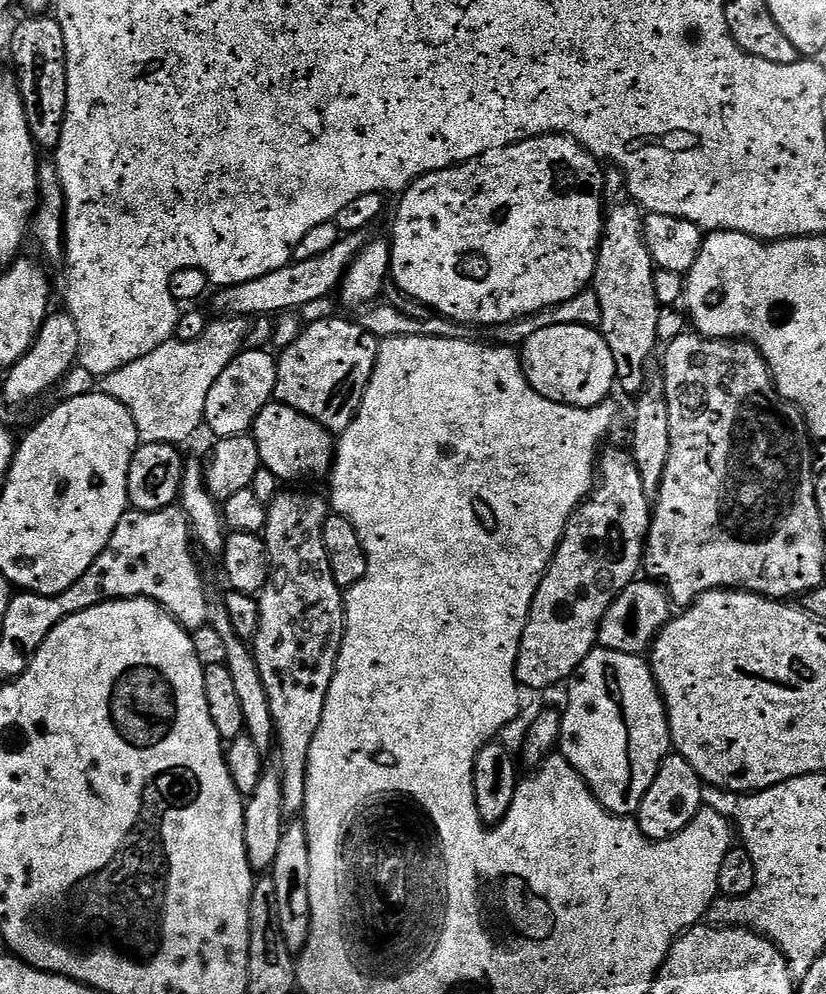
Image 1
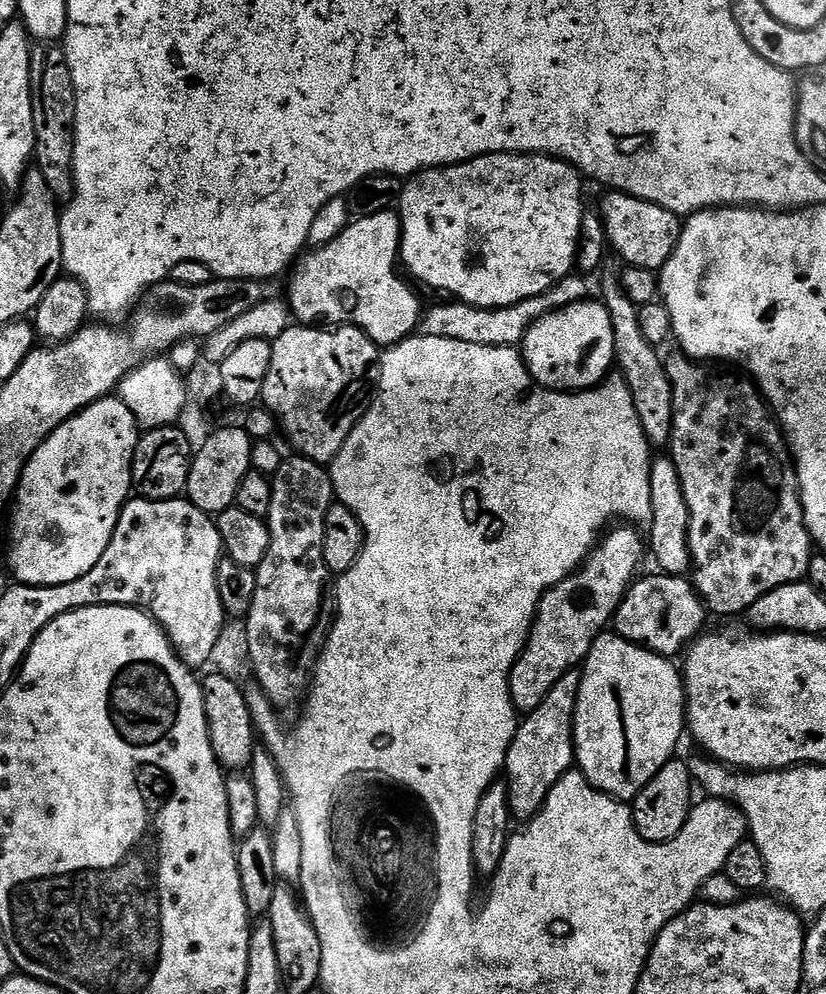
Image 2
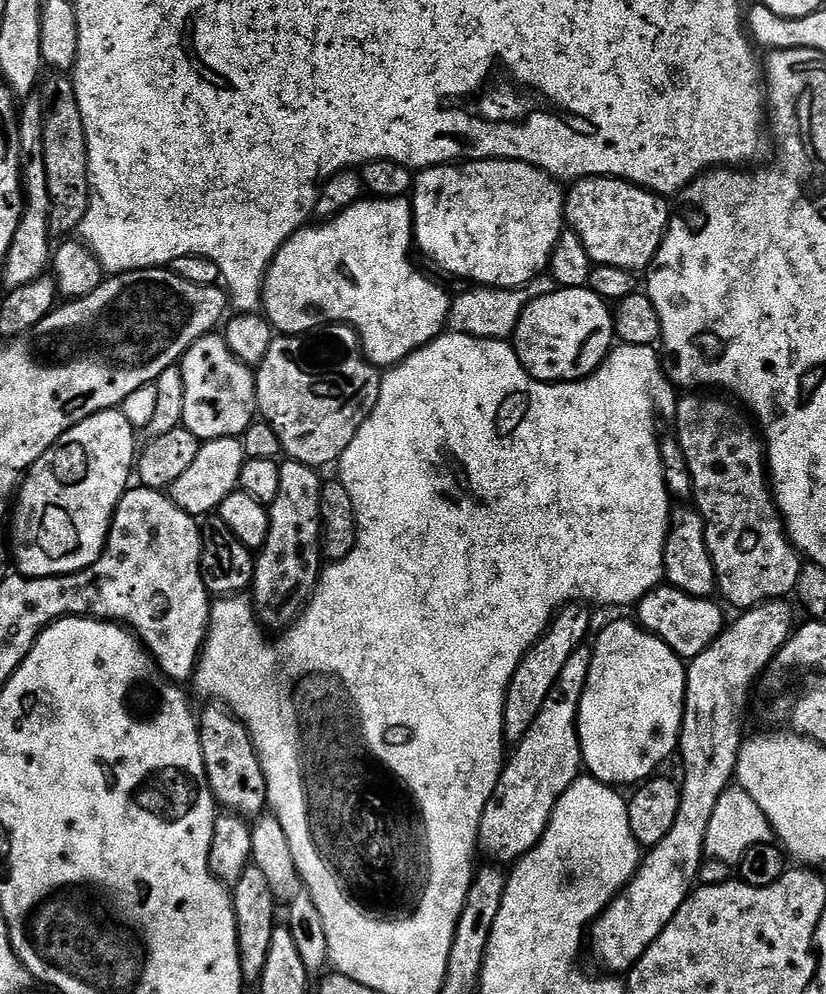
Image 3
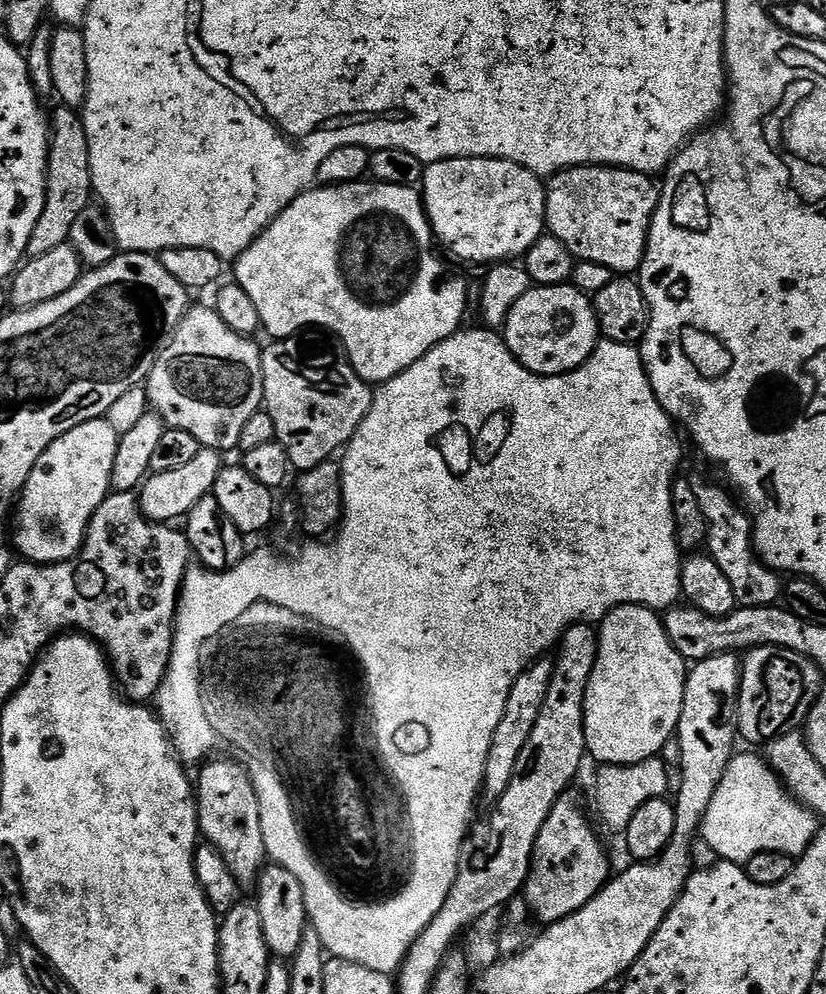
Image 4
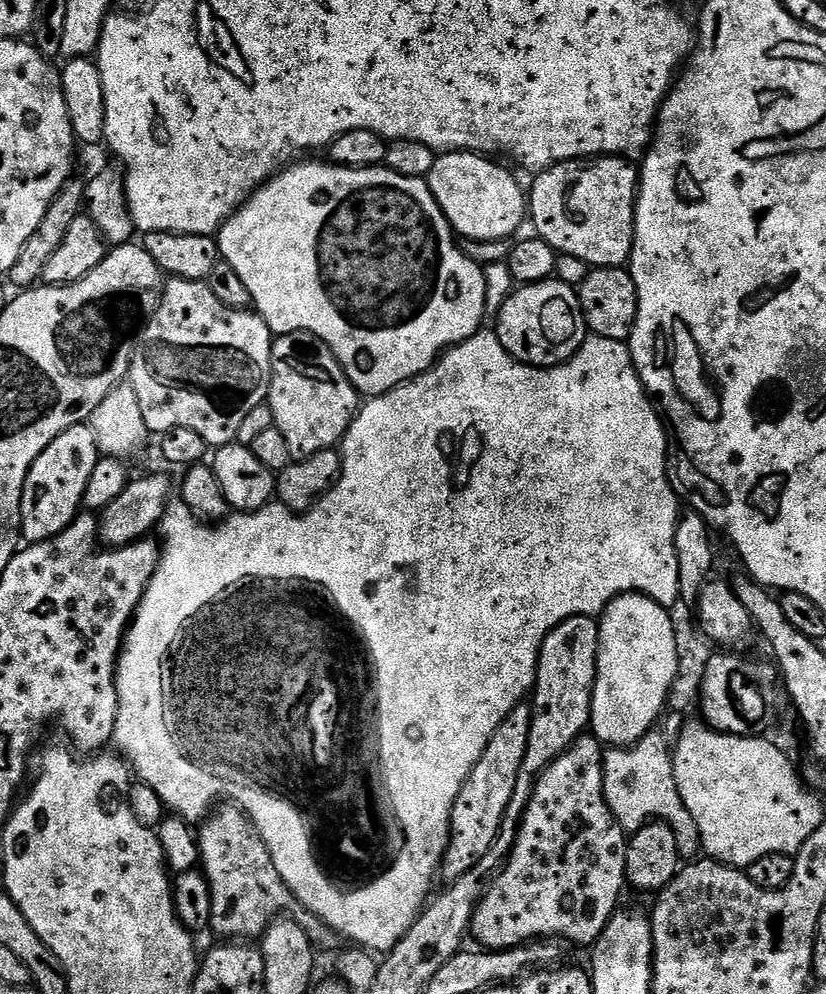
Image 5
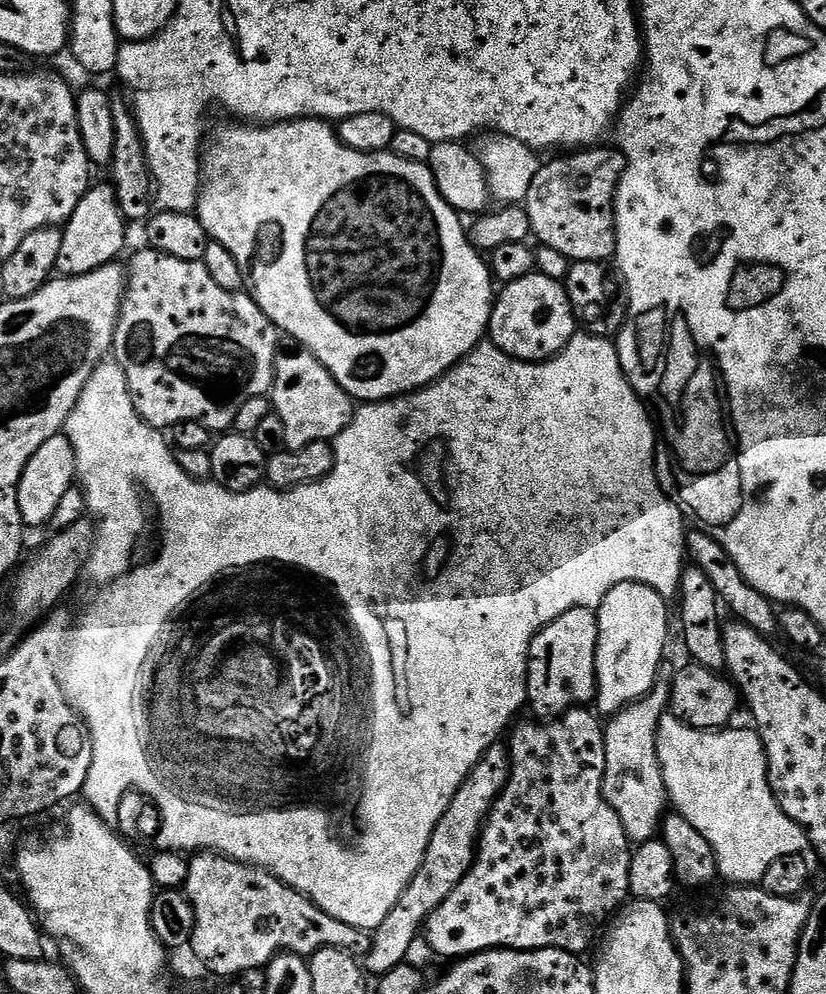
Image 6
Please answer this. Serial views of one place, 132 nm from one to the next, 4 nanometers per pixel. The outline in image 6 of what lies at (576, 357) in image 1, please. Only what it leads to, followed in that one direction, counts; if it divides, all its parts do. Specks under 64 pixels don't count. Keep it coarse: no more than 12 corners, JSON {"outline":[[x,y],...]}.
{"outline":[[533,274],[499,289],[487,335],[539,362],[577,332],[563,283]]}

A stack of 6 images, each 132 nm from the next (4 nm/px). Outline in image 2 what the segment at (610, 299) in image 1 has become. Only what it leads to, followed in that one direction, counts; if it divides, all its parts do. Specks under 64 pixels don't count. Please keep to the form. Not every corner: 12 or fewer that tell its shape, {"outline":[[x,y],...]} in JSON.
{"outline":[[619,275],[604,280],[619,375],[649,445],[672,439],[672,383]]}

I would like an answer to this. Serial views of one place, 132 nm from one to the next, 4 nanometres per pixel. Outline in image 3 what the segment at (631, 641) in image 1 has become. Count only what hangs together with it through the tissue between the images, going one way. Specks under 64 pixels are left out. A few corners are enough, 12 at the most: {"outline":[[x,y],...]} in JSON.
{"outline":[[661,586],[635,605],[640,627],[681,660],[706,651],[725,609]]}

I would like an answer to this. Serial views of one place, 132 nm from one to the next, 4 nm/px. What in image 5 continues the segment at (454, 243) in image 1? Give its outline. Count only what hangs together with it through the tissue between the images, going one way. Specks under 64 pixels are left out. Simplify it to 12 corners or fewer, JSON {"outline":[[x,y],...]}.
{"outline":[[437,155],[427,176],[453,233],[506,240],[526,192],[495,159]]}

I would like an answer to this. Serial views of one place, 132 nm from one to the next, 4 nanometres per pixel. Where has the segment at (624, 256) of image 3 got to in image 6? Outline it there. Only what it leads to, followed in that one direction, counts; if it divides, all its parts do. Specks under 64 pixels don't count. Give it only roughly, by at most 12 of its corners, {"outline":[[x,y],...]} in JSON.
{"outline":[[624,153],[545,163],[526,201],[532,236],[569,261],[616,254]]}

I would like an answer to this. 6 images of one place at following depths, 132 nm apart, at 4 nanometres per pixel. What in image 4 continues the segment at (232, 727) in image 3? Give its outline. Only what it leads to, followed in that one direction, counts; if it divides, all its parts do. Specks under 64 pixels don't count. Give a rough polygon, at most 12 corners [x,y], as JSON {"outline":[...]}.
{"outline":[[209,759],[194,784],[200,835],[240,885],[269,854],[243,764]]}

